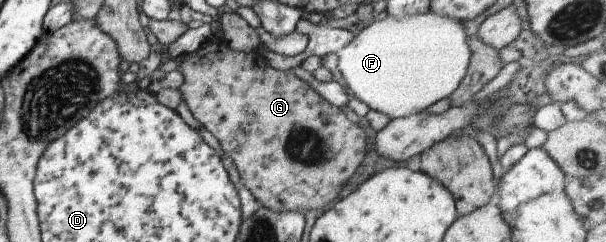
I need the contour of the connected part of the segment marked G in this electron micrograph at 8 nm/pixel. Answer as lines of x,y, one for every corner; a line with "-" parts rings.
210,36
196,50
178,59
180,62
178,62
179,66
176,70
184,76
182,84
178,87
180,100
184,102
192,116
201,124
201,127
210,132
217,140
220,151
231,159
238,173
239,184
242,184
252,194
254,200
260,206
264,206
272,212
300,211
304,213
307,210
320,210
320,208
324,208
326,204
330,204
332,200
338,198
342,186
348,182
348,178
354,174
356,166
364,158
362,148
366,148
366,134
362,134
362,128
356,124
356,120
351,115
347,115
345,109
332,106
326,100
323,100
312,90
312,86
308,86
304,80
296,78
290,69
280,71
268,66
259,51
244,54
243,52
230,50
226,43
218,37

